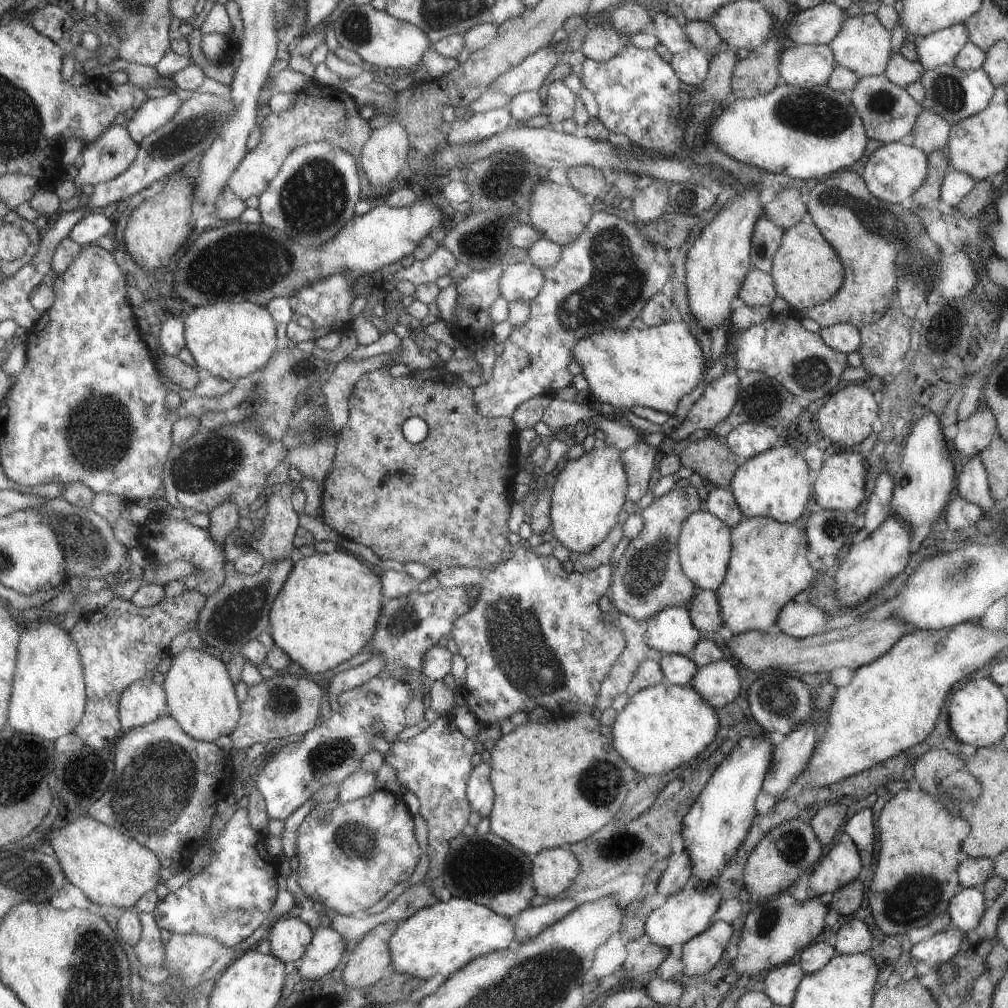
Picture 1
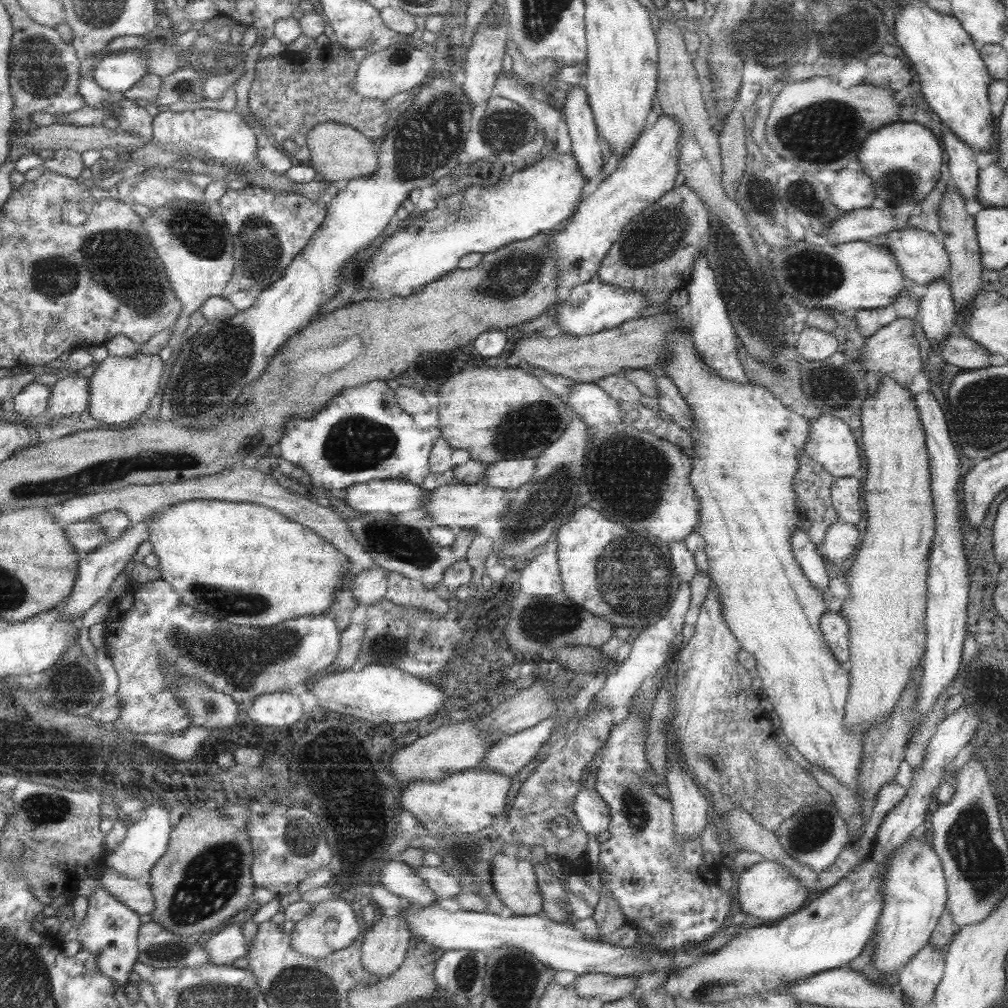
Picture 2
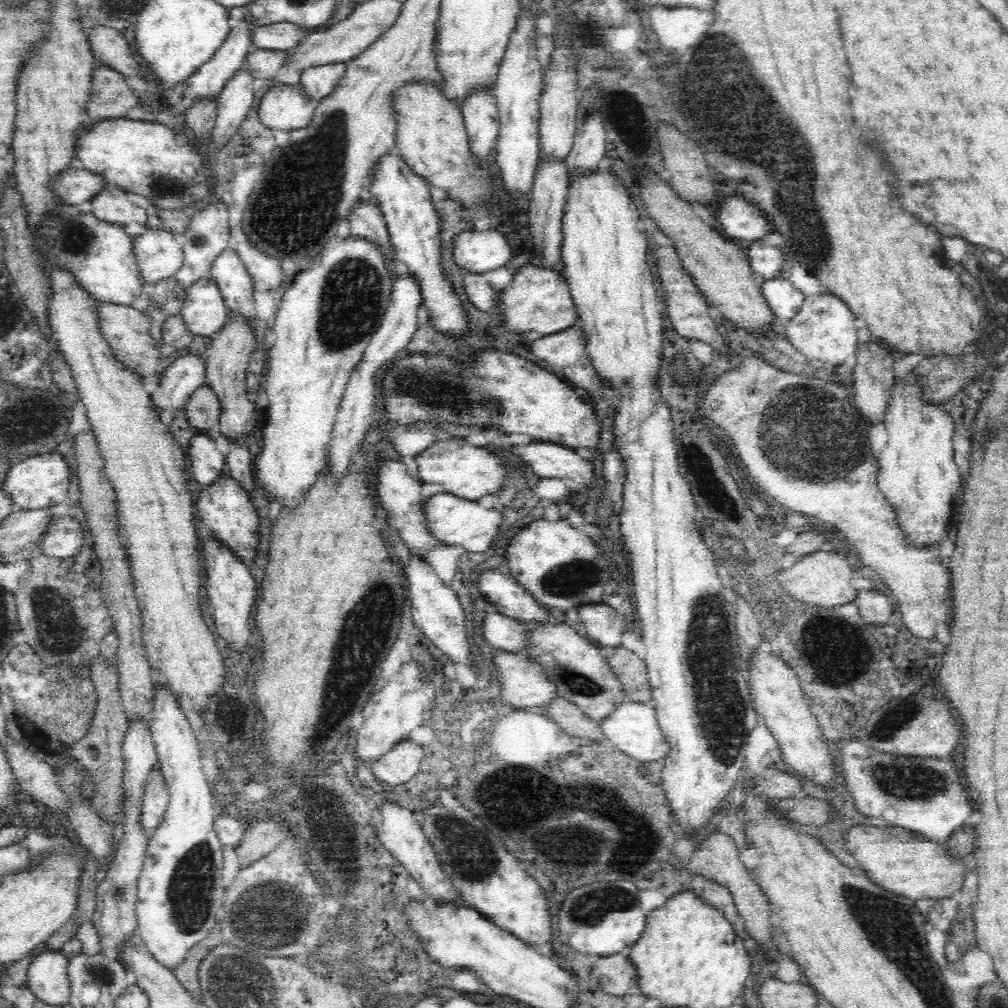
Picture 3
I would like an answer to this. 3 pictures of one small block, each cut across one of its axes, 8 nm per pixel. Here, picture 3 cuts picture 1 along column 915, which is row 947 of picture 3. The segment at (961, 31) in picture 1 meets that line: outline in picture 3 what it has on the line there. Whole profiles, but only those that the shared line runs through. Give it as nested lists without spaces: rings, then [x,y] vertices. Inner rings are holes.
[[[40,947],[29,963],[27,984],[33,994],[49,1005],[69,1002],[68,957],[61,949]]]

